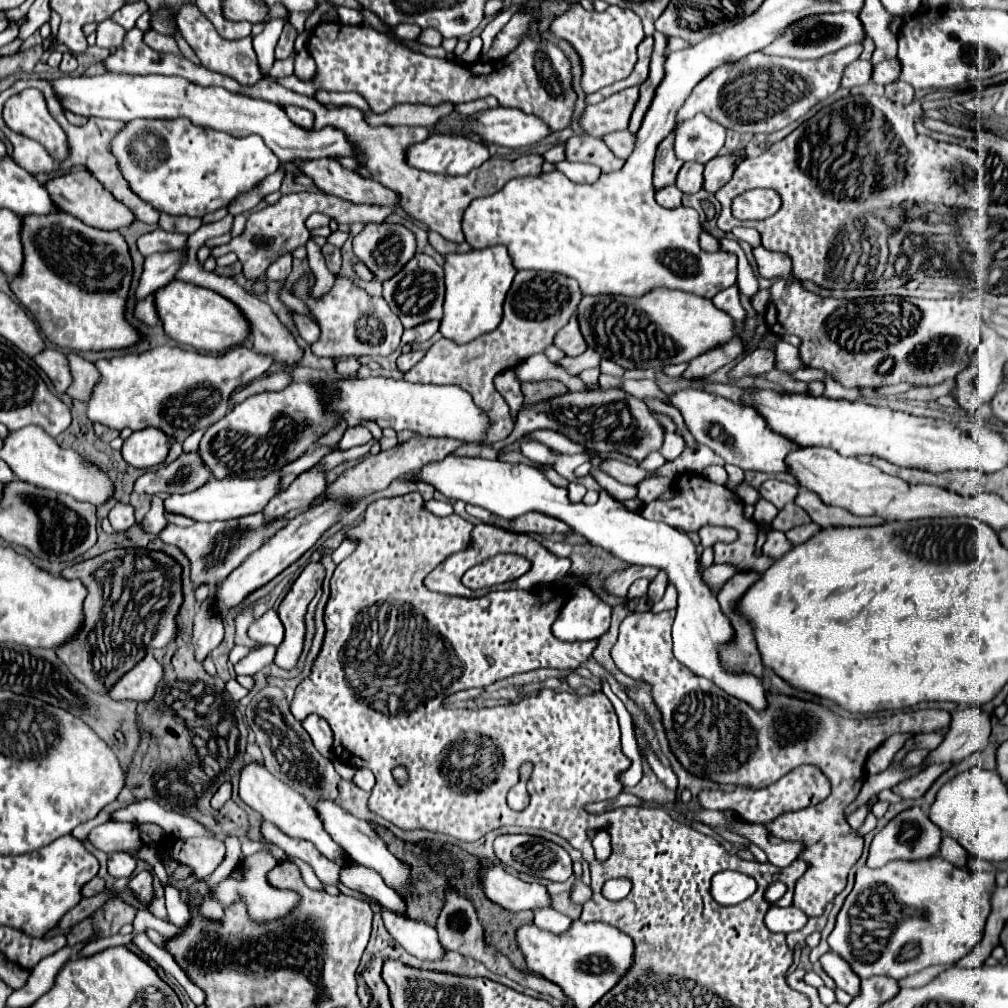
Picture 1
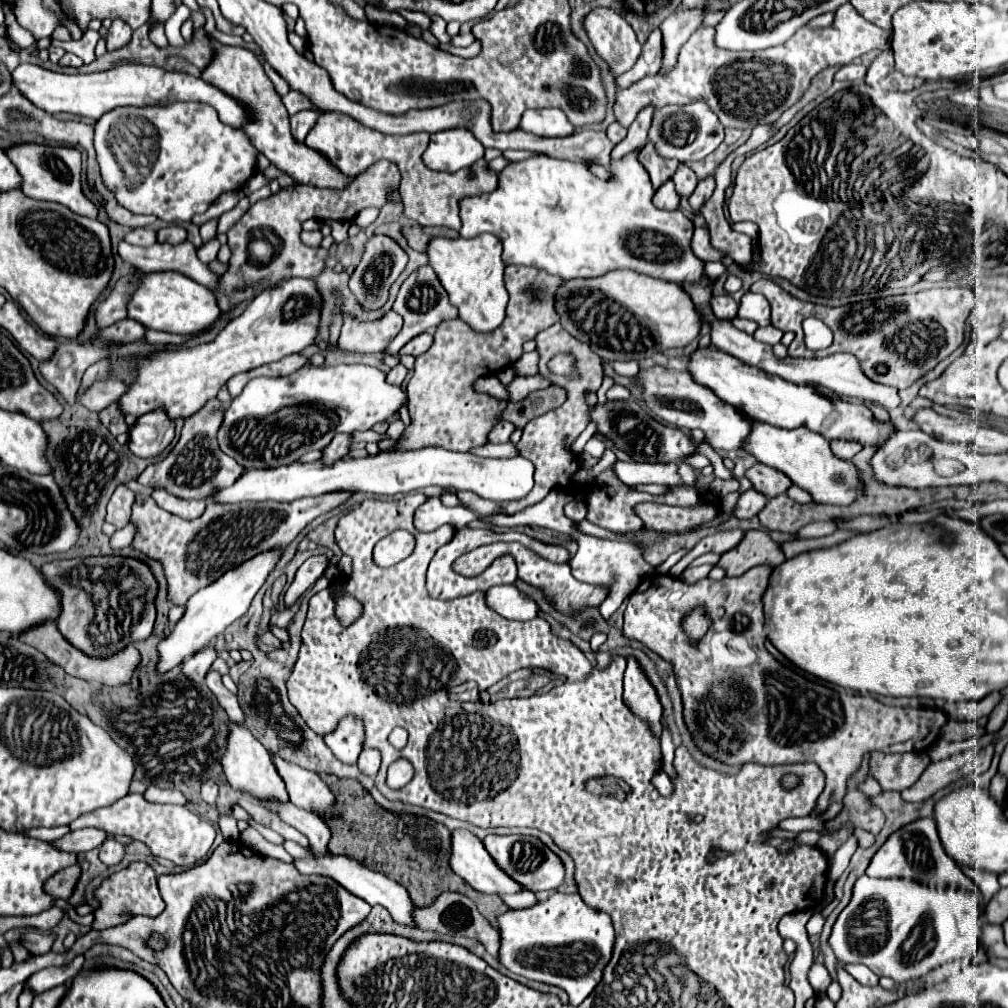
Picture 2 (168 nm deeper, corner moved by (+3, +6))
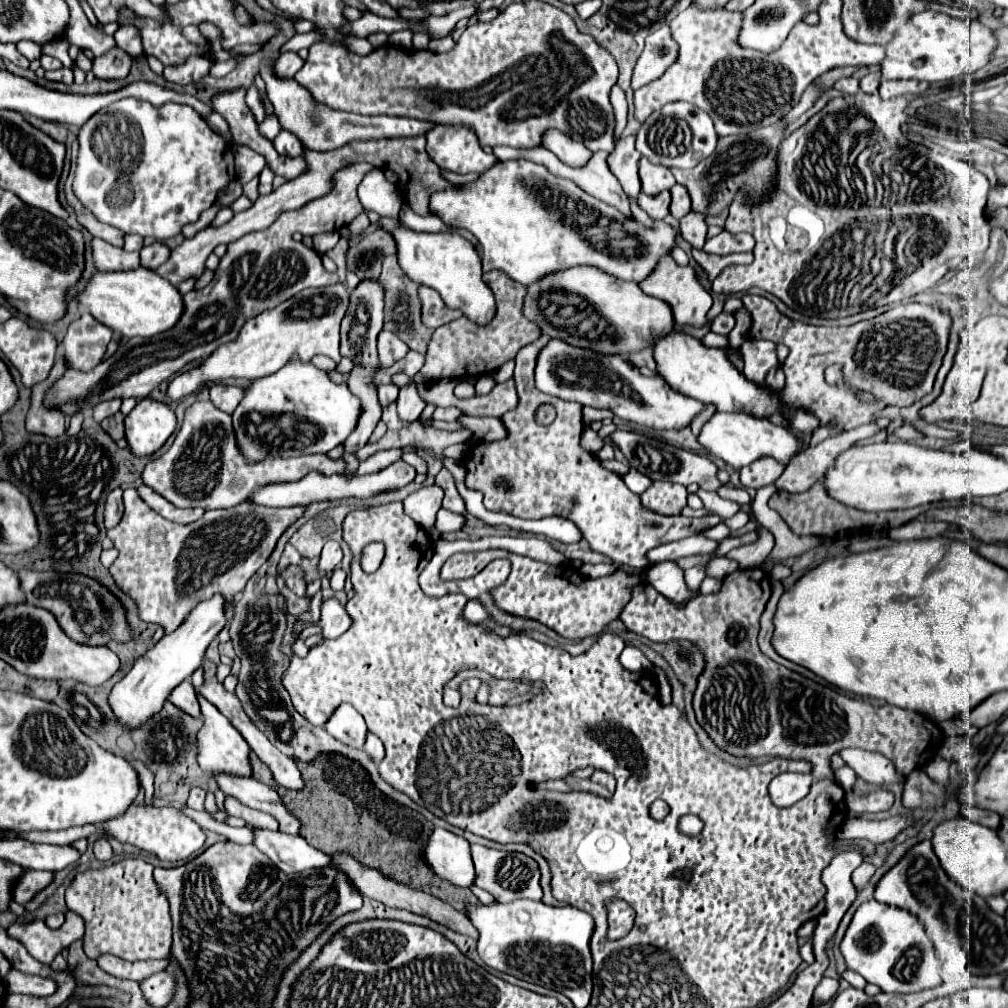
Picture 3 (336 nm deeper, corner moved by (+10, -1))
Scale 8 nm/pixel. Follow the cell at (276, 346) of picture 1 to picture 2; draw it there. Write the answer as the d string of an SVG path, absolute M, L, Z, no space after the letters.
M185 240L181 244L155 244L149 248L141 246L131 246L127 242L119 244L119 254L121 258L129 264L135 266L141 272L179 272L195 282L207 286L209 290L217 290L219 286L219 276L209 270L207 264L203 264L197 257L197 248Z

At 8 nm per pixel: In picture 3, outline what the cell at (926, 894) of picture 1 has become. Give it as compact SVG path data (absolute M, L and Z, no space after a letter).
M868 901L856 911L840 951L850 969L860 973L868 983L878 985L884 993L916 993L942 983L938 957L924 927L912 913L892 909L878 901Z

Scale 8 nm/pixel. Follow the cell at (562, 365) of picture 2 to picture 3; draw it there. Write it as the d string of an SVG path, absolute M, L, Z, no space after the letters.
M550 339L538 353L534 379L536 389L546 395L564 401L576 401L584 407L610 409L616 417L624 421L640 423L660 431L690 425L690 421L704 407L700 401L690 399L678 391L672 391L670 385L660 375L658 377L642 375L632 363L628 363L620 355L604 355L592 349L580 349L560 339Z

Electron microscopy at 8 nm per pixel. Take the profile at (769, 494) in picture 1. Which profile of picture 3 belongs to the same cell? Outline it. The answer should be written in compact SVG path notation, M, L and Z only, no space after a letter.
M760 457L752 465L746 465L744 469L740 469L740 481L744 487L760 489L764 485L774 483L782 471L784 471L784 463L772 457Z

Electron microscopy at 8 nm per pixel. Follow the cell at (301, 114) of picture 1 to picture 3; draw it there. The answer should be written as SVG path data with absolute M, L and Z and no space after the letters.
M288 131L278 133L278 137L274 139L274 147L280 155L286 157L300 157L304 153L304 149L300 149L300 141L296 141L296 137L292 137L292 133Z

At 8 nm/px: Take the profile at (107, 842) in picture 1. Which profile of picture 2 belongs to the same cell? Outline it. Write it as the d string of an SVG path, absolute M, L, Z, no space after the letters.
M81 828L81 830L73 830L69 834L65 834L63 838L55 840L53 844L61 850L73 850L75 854L79 852L87 852L93 848L99 848L105 842L107 834L105 830L99 828Z

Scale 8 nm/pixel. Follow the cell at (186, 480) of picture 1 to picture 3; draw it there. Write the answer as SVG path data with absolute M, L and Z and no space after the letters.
M196 401L186 409L182 429L178 431L172 447L146 465L142 481L176 507L202 507L208 511L240 505L242 501L250 501L252 493L262 485L298 481L310 471L318 471L322 475L342 475L346 471L346 461L330 459L326 455L304 455L294 459L266 457L258 463L250 463L240 453L230 415L216 409L210 401Z

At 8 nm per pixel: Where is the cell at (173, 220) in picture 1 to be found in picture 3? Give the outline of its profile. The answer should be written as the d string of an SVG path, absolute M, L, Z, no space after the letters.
M152 243L148 247L142 247L140 265L156 271L164 261L168 261L168 257L170 257L170 249L164 243Z

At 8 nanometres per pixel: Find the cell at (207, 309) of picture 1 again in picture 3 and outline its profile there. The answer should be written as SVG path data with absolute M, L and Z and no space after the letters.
M130 269L130 271L96 271L88 285L76 295L76 301L86 307L96 321L110 327L122 337L152 337L156 333L168 331L180 319L184 311L182 295L170 281L164 281L156 271L150 269Z

